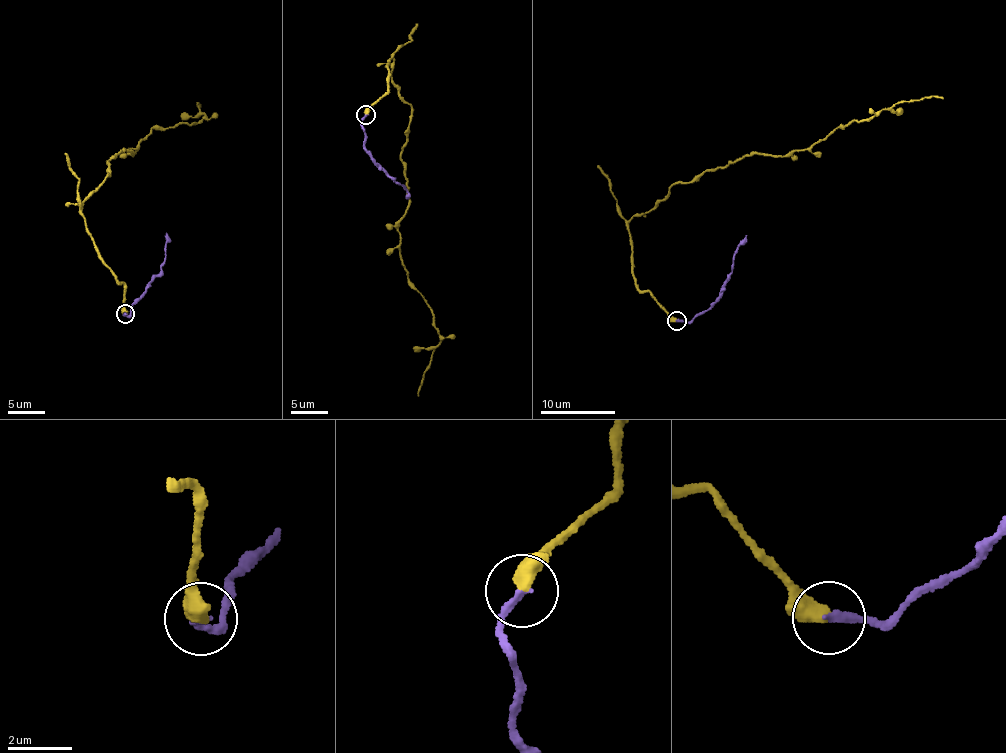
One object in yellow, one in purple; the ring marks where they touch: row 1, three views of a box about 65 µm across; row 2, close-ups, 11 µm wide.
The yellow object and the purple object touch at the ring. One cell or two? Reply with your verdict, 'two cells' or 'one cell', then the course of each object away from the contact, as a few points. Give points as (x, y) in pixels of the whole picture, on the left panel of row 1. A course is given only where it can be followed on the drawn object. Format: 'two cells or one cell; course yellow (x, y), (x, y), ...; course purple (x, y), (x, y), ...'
two cells; course yellow (124, 313), (125, 290), (80, 205), (111, 176), (108, 160), (139, 149), (153, 128), (198, 123), (201, 104); course purple (124, 313), (128, 316), (146, 291), (146, 283), (160, 272), (167, 232)

